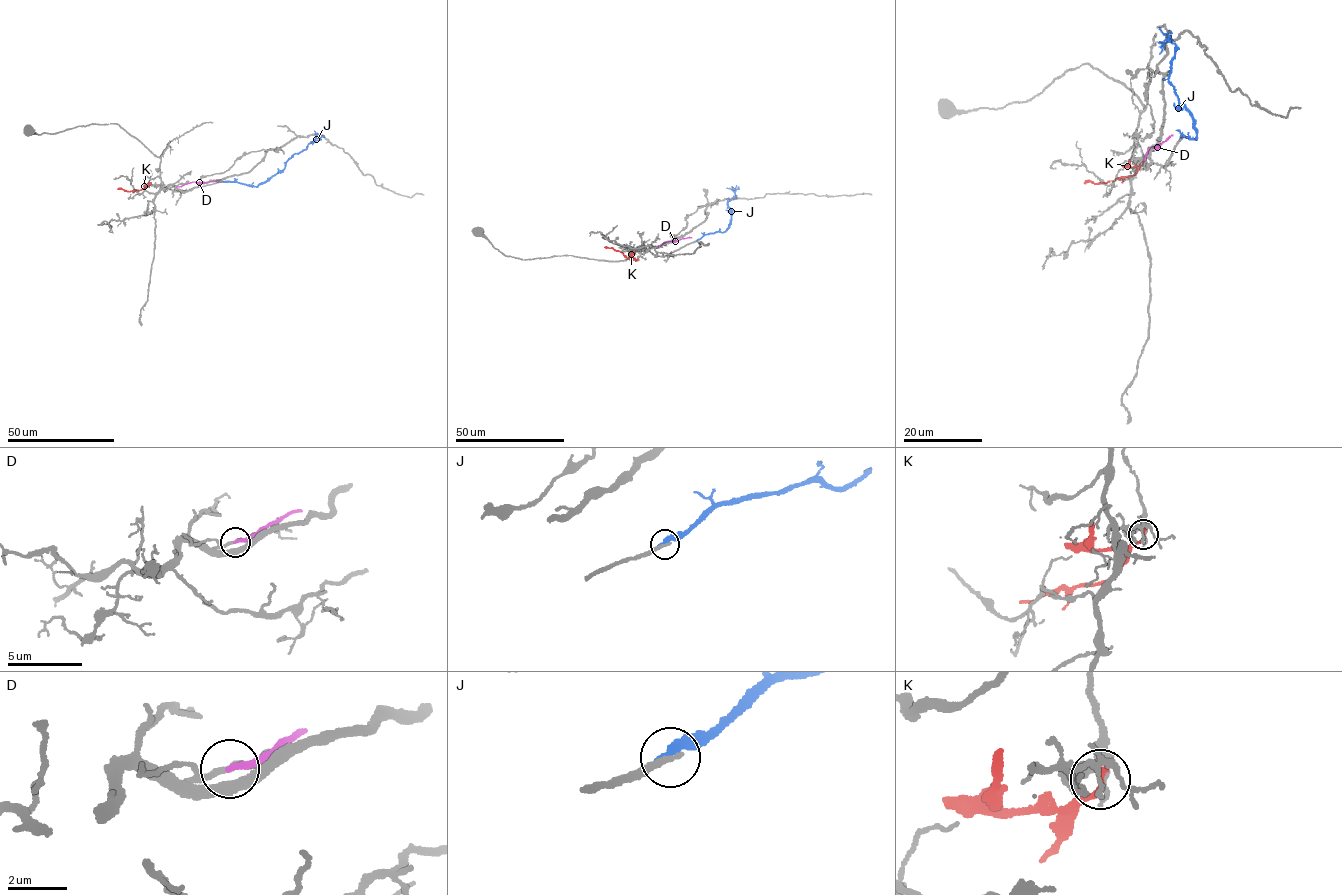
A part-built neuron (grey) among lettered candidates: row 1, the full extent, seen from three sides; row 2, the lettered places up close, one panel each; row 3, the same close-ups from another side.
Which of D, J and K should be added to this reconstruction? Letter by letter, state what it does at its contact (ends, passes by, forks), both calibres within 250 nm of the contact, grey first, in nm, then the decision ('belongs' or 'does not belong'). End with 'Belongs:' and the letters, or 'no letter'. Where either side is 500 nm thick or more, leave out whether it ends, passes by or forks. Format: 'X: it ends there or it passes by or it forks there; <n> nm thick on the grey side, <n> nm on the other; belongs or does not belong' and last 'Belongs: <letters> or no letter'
D: it ends there; 180 nm thick on the grey side, 200 nm on the other; does not belong
J: it ends there; 240 nm thick on the grey side, 380 nm on the other; does not belong
K: it ends there; 240 nm thick on the grey side, 240 nm on the other; does not belong
Belongs: no letter

